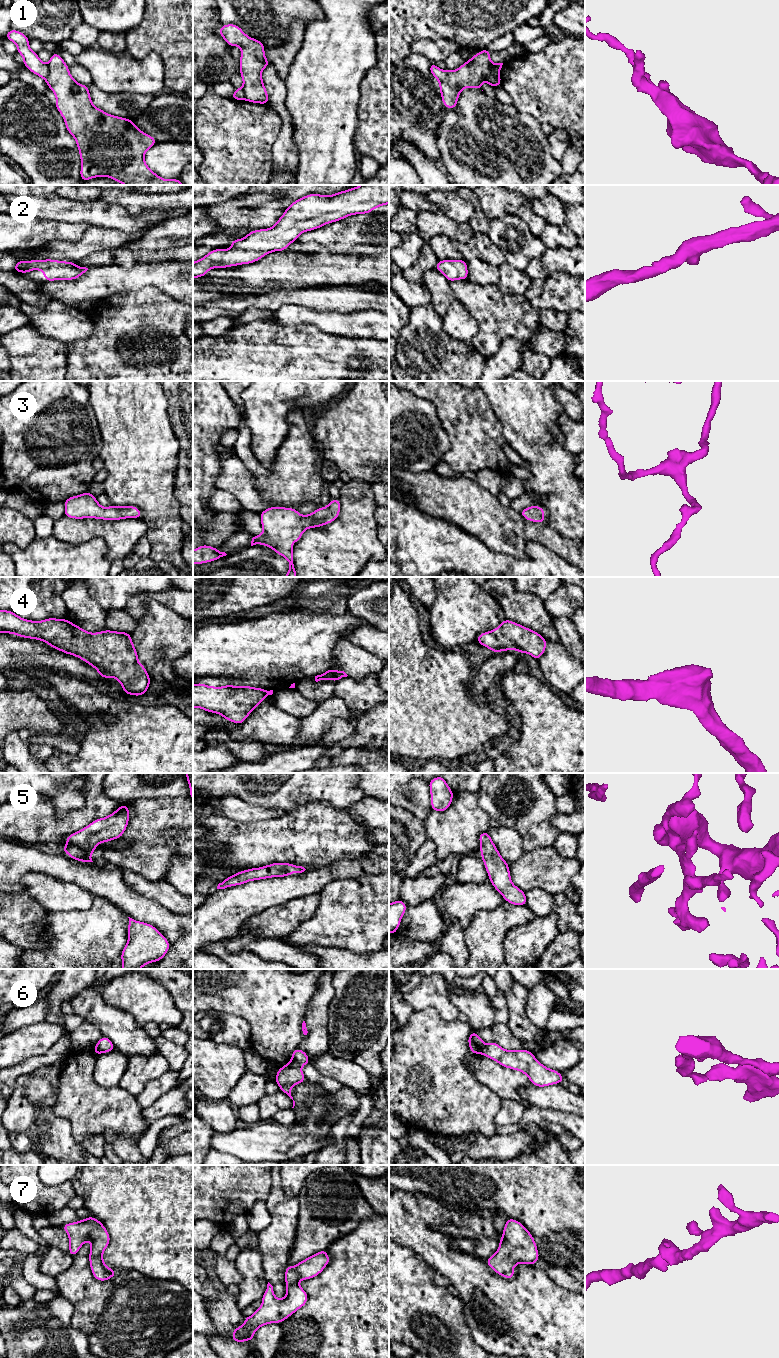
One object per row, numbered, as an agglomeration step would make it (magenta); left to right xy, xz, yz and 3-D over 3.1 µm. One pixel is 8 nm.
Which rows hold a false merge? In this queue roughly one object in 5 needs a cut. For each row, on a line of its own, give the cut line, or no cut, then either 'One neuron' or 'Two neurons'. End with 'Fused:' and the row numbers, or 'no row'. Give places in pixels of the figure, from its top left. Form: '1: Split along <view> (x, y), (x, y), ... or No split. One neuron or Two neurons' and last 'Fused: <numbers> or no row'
1: Split along yz (494, 64), (492, 72), (497, 76). Two neurons
2: No split. One neuron
3: No split. One neuron
4: No split. One neuron
5: No split. One neuron
6: Split along xz (291, 1060), (300, 1066). Two neurons
7: No split. One neuron
Fused: 1, 6

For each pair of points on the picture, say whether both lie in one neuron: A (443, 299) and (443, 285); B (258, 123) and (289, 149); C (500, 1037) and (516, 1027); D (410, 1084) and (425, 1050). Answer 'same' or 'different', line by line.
A: same
B: different
C: different
D: same

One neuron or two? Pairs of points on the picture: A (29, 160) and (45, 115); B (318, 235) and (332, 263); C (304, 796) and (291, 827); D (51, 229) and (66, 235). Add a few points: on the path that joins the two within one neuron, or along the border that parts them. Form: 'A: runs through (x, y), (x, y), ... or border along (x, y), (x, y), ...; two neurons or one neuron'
A: runs through (34, 149), (34, 126); one neuron
B: border along (302, 251), (327, 250), (332, 253), (349, 254); two neurons
C: border along (323, 802), (301, 804), (285, 811); two neurons
D: runs through (55, 231), (62, 231); one neuron

